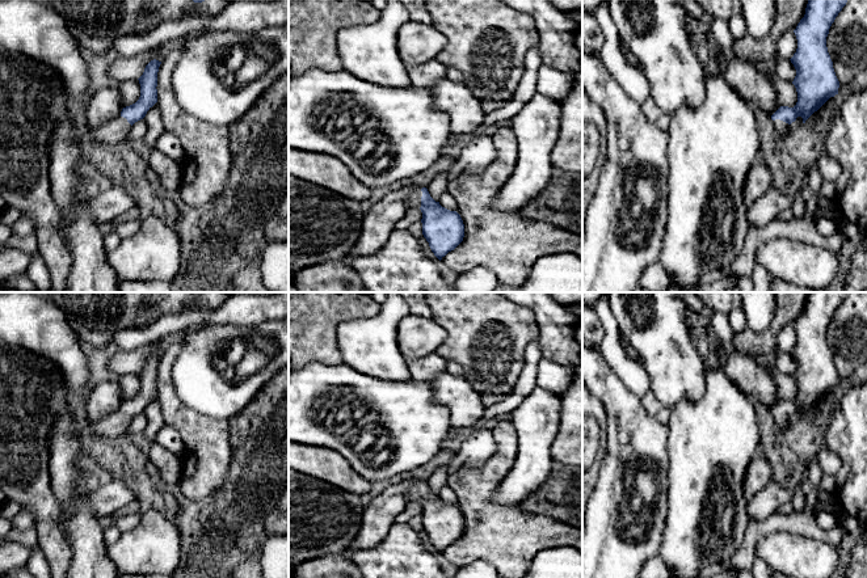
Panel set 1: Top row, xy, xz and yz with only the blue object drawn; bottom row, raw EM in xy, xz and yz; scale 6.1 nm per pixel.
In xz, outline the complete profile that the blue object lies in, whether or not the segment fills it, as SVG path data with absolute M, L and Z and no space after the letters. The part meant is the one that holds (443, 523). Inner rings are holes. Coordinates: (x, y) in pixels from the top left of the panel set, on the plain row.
M414 481L407 491L407 501L422 506L422 528L439 554L463 535L464 518L460 509L435 495L426 481Z

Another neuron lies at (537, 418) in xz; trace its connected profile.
M538 387L510 413L510 421L517 430L518 450L510 473L493 493L492 502L496 506L519 507L525 498L540 489L552 468L551 446L559 431L560 412L559 395Z

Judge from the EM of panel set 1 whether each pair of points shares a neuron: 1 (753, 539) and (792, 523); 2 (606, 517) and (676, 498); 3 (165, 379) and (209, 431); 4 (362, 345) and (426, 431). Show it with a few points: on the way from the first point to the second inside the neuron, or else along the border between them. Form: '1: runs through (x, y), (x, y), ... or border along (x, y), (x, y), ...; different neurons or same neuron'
1: runs through (762, 530), (770, 523), (783, 523); same neuron
2: border along (668, 468), (668, 489), (665, 493); different neurons
3: runs through (167, 395), (168, 400), (193, 425); same neuron
4: border along (357, 371), (390, 380), (411, 379); different neurons

